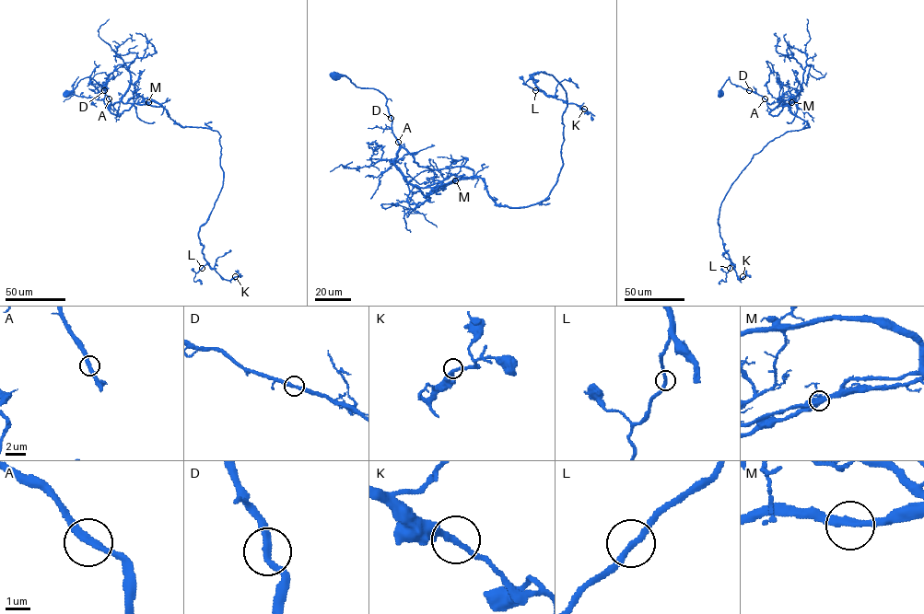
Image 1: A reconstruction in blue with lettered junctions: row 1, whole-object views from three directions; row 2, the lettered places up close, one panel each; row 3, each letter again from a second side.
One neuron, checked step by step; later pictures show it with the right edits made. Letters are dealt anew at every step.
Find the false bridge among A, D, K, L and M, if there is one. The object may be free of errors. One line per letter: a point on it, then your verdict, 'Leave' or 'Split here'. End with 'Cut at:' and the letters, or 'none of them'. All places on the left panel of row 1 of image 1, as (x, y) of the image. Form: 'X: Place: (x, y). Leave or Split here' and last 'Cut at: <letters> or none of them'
A: Place: (109, 98). Leave
D: Place: (104, 90). Leave
K: Place: (235, 276). Leave
L: Place: (202, 268). Leave
M: Place: (148, 102). Leave
Cut at: none of them

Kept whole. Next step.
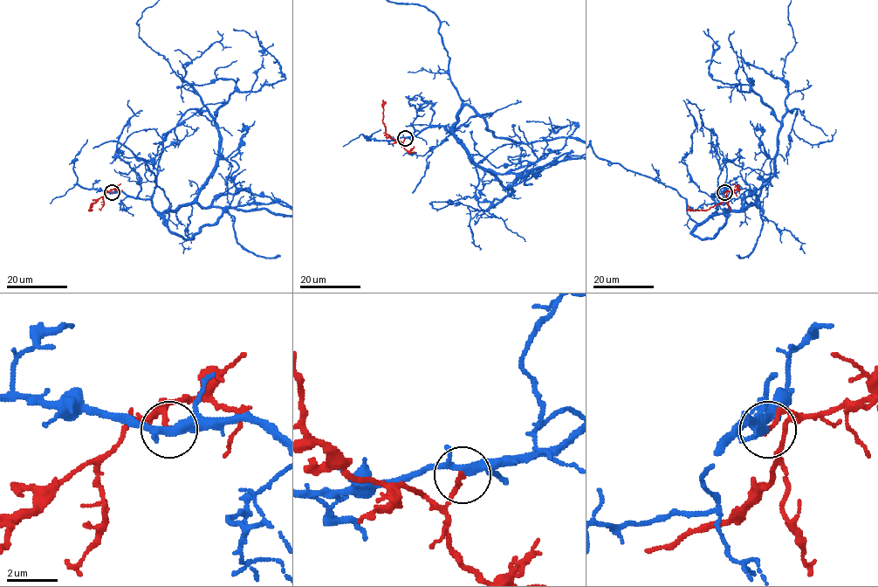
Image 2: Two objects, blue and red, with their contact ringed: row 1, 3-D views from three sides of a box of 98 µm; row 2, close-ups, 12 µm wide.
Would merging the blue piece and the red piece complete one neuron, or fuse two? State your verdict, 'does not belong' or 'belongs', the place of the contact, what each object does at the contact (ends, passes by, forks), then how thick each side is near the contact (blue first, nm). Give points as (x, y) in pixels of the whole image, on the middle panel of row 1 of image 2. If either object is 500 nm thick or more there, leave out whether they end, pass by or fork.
does not belong; at (405, 138); blue forks there; red ends there; 280 nm thick on the blue side, 190 nm on the other

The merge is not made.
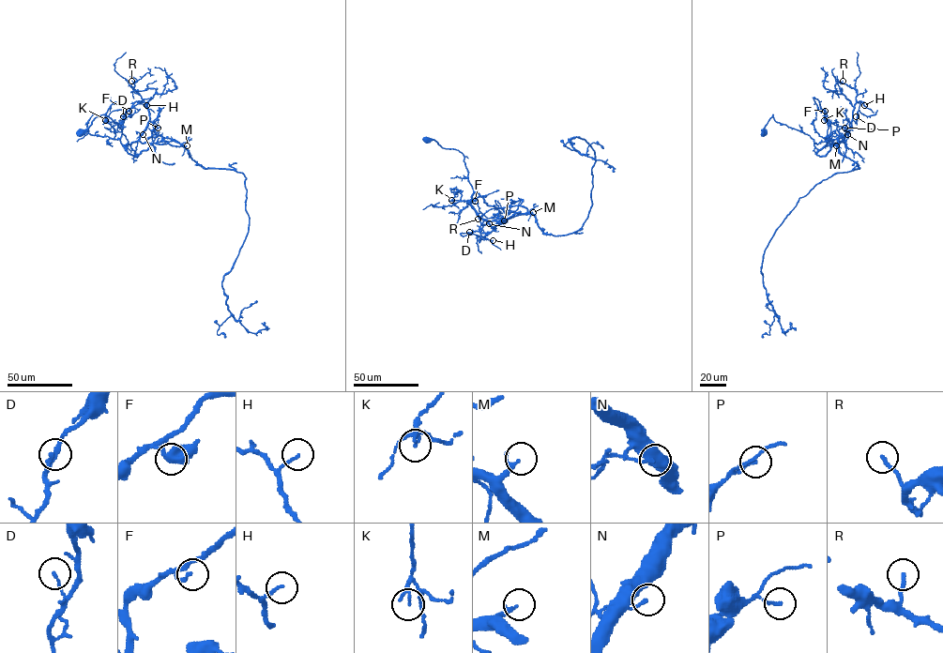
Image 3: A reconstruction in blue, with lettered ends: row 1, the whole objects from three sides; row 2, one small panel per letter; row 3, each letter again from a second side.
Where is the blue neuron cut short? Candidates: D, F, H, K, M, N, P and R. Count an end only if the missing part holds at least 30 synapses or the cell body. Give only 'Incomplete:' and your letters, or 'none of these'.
Incomplete: M

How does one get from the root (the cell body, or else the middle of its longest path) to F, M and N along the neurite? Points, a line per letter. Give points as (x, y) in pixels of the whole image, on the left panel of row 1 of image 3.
F: (81, 132), (97, 116), (105, 114), (122, 129), (128, 141), (127, 149), (120, 137), (125, 113), (129, 111)
M: (81, 132), (97, 116), (105, 114), (122, 129), (128, 141), (127, 151), (134, 156), (152, 143), (187, 145)
N: (81, 132), (97, 116), (105, 114), (122, 129), (128, 141), (126, 149), (124, 145), (136, 141), (143, 134)

